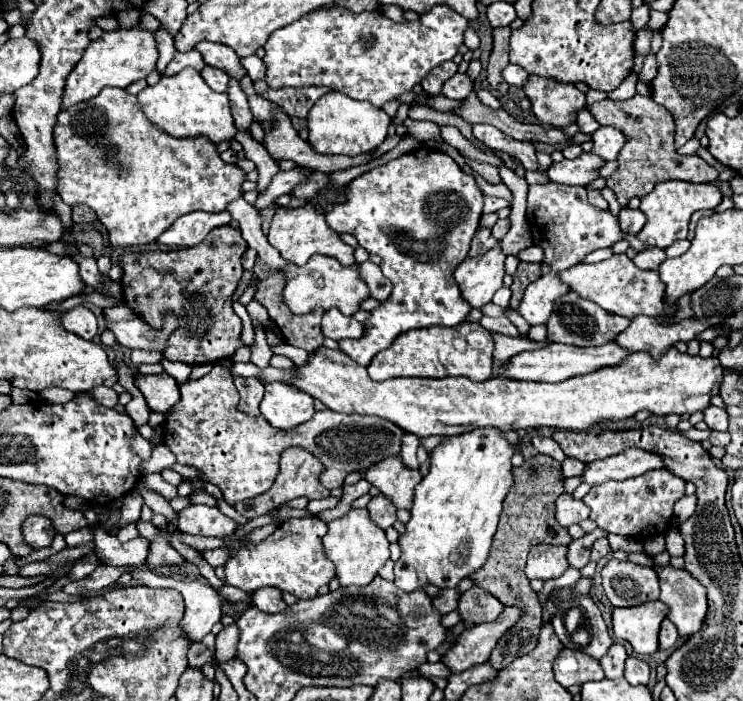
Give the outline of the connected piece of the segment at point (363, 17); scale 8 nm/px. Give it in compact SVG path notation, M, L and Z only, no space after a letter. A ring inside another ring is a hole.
M435 5L417 21L395 23L381 11L353 13L345 7L311 11L291 25L273 31L265 43L265 81L271 89L331 87L351 99L367 99L375 107L407 93L439 63L453 59L463 45L467 19Z

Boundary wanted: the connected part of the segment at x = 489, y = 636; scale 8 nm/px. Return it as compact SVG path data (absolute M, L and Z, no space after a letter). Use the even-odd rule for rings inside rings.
M505 607L503 613L493 623L481 623L473 629L465 629L457 643L443 655L443 665L451 673L461 673L473 665L485 663L499 641L499 637L509 631L521 617L521 611L515 607Z

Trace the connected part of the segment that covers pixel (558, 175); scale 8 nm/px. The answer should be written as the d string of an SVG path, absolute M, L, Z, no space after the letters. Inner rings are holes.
M581 153L577 159L563 159L561 163L553 163L547 171L553 183L563 185L581 185L587 187L591 181L599 177L599 169L605 165L605 159L595 153Z

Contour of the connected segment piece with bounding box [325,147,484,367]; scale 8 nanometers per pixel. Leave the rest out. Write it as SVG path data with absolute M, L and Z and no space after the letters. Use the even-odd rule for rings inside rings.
M425 147L365 171L345 187L345 203L333 205L331 213L325 215L327 225L335 233L355 235L367 253L381 257L381 271L393 283L393 293L371 313L369 321L365 323L363 337L353 341L339 341L339 349L343 353L347 353L359 365L367 367L379 351L387 349L405 331L433 325L455 327L459 321L465 321L471 307L463 301L457 283L453 283L453 271L469 253L471 239L479 227L483 205L484 194L477 189L473 176L461 171L459 165L453 165L453 159L443 151L431 151Z

